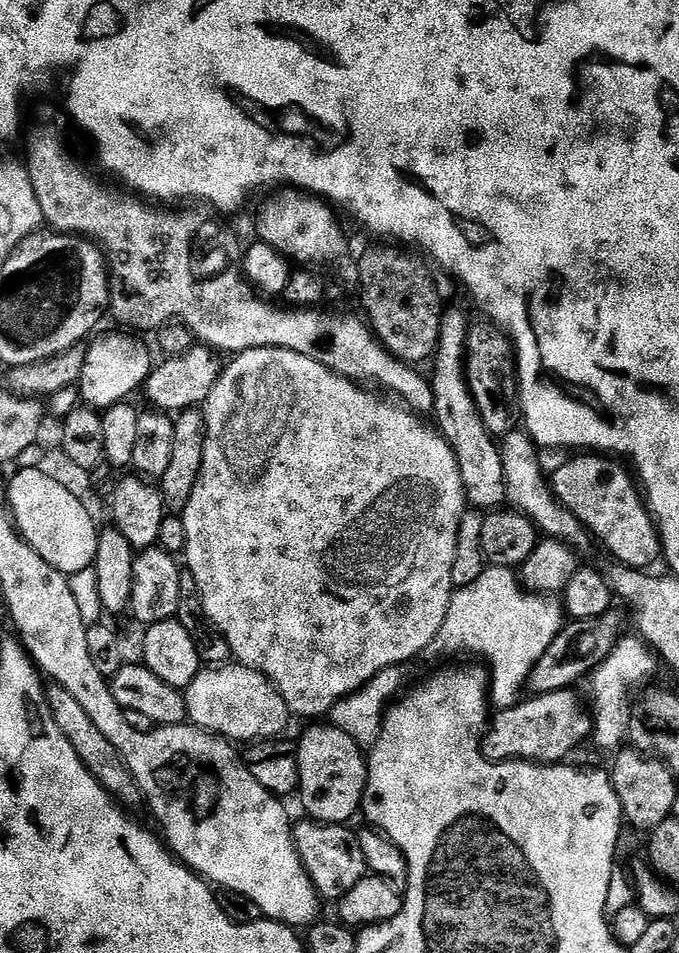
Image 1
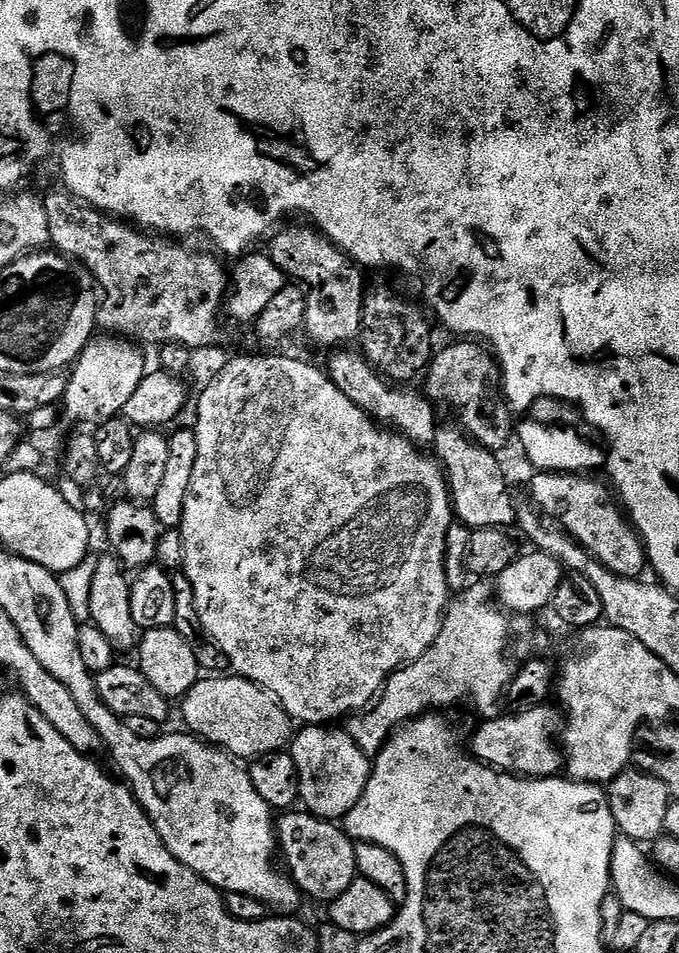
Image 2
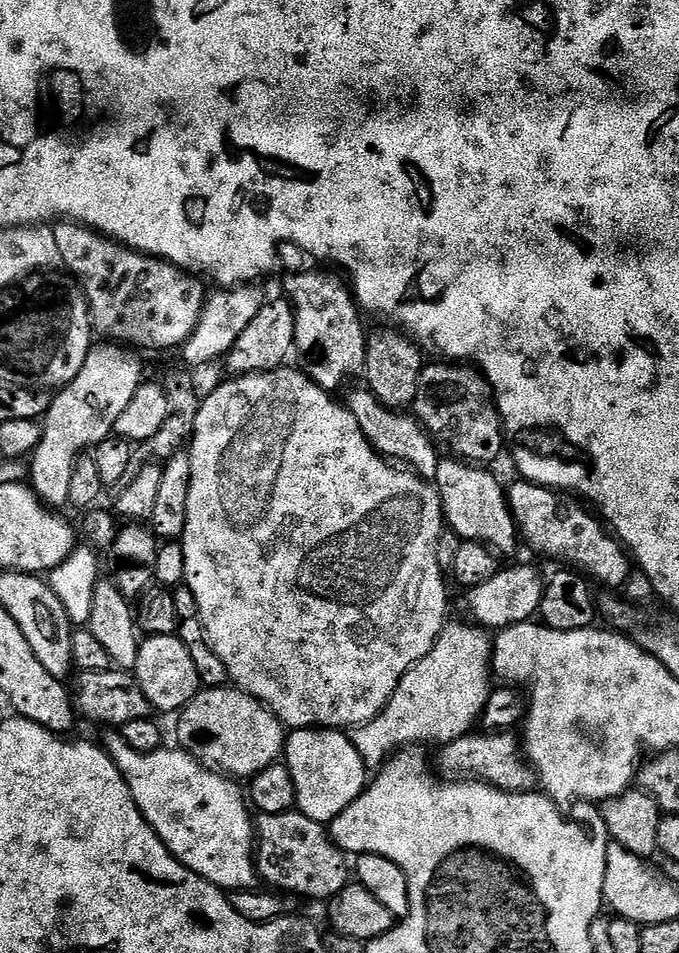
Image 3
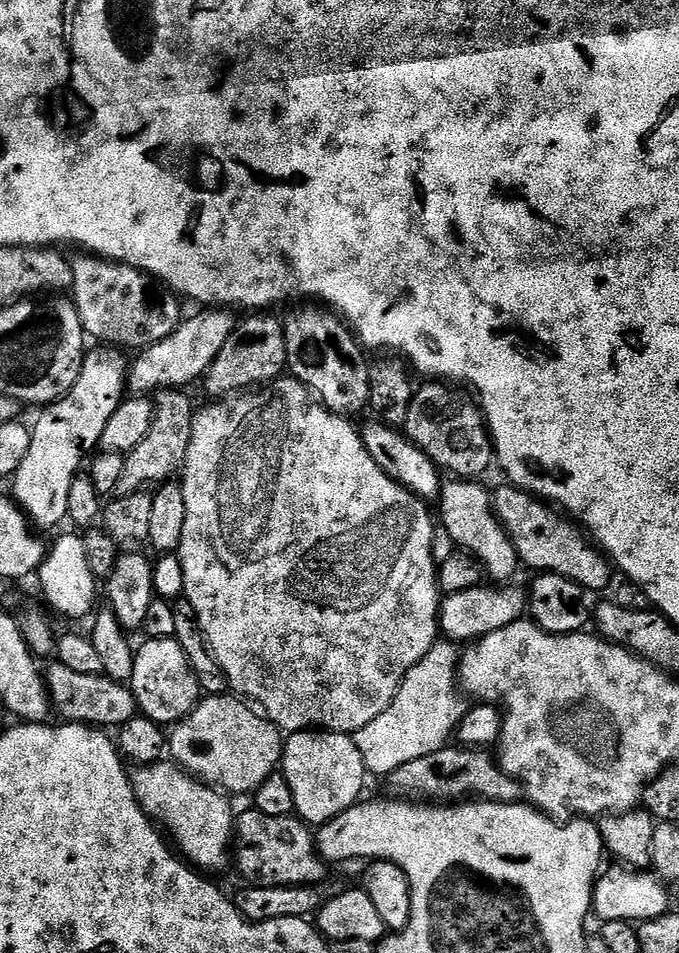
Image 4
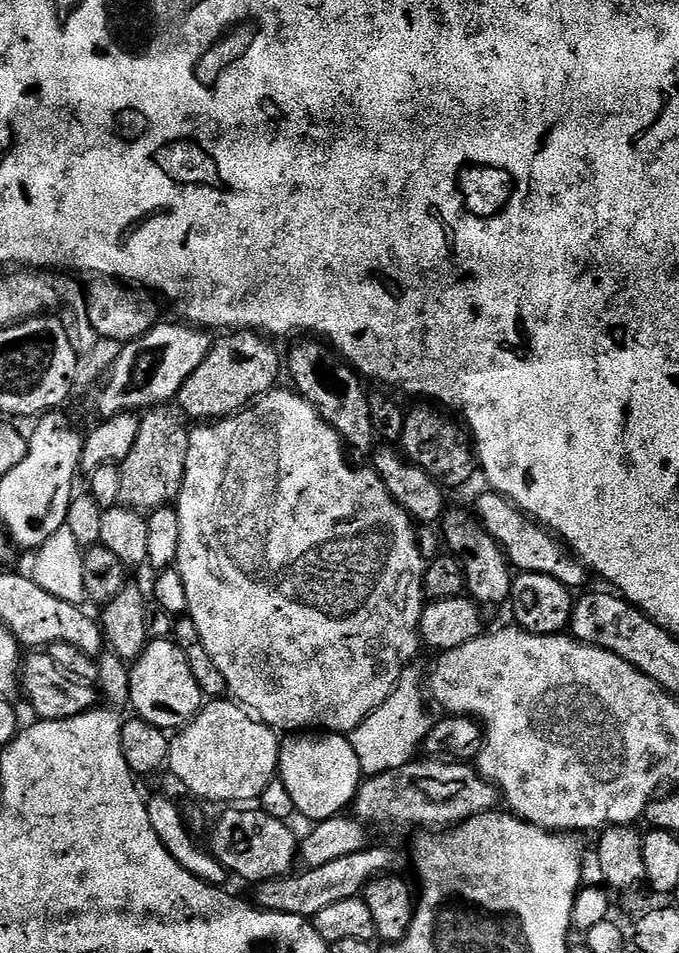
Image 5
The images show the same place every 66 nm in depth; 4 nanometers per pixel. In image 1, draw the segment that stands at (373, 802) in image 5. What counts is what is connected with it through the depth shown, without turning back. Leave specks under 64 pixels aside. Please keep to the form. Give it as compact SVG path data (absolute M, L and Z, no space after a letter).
M563 688L550 694L532 696L519 702L513 708L505 708L495 713L484 734L482 747L488 760L503 762L506 760L531 760L533 763L557 764L567 761L576 747L589 739L592 730L592 714L587 703L580 701L580 696L572 688Z

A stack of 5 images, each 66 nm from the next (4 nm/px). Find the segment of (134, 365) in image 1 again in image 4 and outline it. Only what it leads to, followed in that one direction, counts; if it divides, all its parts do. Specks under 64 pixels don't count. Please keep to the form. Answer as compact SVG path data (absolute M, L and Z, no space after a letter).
M96 346L84 357L78 382L61 400L43 405L36 425L31 425L29 453L11 477L11 495L37 529L52 528L68 520L70 482L81 471L80 463L100 448L102 430L126 399L130 360L121 349Z

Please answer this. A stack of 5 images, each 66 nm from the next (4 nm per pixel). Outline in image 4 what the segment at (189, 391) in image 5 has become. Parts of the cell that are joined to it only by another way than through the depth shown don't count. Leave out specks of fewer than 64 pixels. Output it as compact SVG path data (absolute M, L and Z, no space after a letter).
M258 312L237 325L203 377L202 385L212 395L209 397L226 398L271 383L283 375L288 363L284 325L280 318L272 315Z

